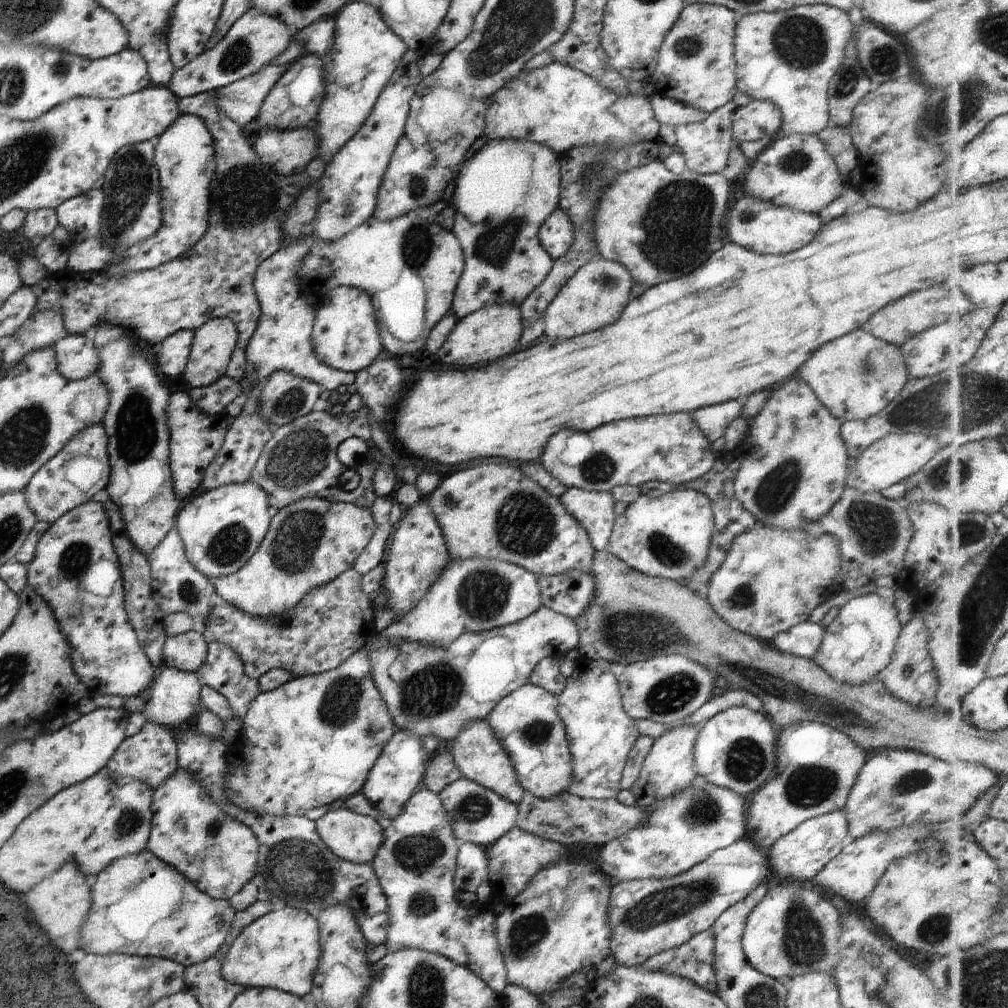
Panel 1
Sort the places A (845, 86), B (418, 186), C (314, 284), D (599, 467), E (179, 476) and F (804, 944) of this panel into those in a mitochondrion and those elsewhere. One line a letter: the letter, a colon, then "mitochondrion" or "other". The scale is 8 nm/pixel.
A: mitochondrion
B: mitochondrion
C: other
D: mitochondrion
E: other
F: mitochondrion

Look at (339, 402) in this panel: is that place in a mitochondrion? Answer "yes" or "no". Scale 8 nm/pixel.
no

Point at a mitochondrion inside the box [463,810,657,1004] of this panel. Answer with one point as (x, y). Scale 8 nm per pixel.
(528, 931)

